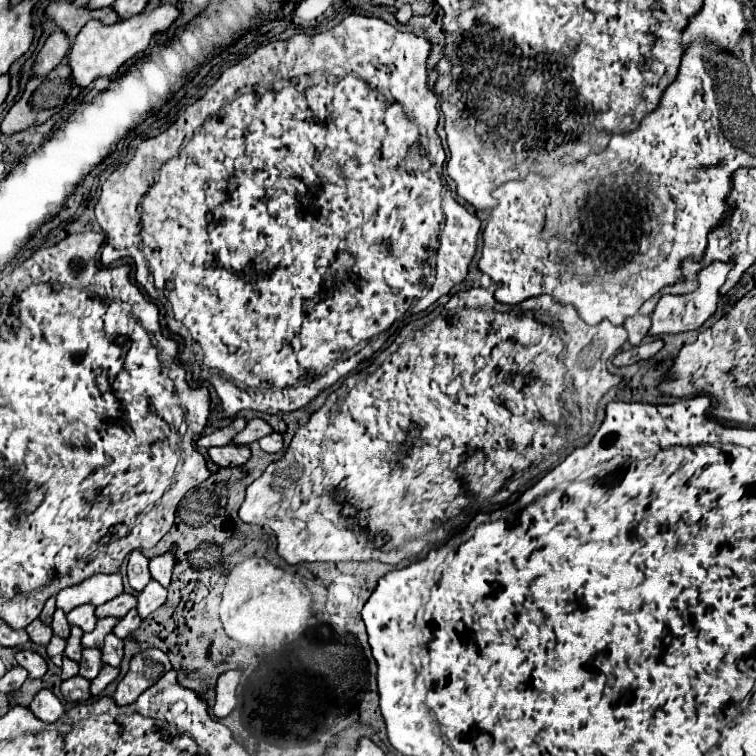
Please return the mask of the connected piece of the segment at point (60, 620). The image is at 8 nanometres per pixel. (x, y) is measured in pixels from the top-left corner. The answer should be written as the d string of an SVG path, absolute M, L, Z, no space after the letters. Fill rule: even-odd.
M60 608L54 612L54 620L52 620L52 630L56 636L66 638L70 632L70 624L66 620L66 612L60 612Z

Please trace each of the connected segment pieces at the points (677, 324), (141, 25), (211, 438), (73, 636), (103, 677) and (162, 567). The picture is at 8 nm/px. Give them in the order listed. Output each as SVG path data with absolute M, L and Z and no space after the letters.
M728 260L728 262L716 262L716 264L710 264L706 268L702 268L702 272L698 272L698 288L690 294L664 294L660 298L660 302L656 304L654 308L654 314L652 314L652 328L650 328L650 334L652 336L662 336L662 334L678 334L678 332L688 332L688 330L694 330L694 328L700 328L718 308L718 302L720 302L720 288L724 286L724 280L728 276L728 272L732 270L734 266L734 260Z
M162 4L152 12L136 14L130 20L118 20L112 26L102 26L98 20L90 20L80 30L80 34L70 42L70 50L64 58L64 62L70 66L72 80L78 84L78 88L88 88L94 78L116 74L124 62L128 62L136 54L142 54L148 48L150 36L168 30L168 26L176 18L178 18L178 8L172 4Z
M230 424L230 426L226 426L226 428L220 428L220 430L208 434L208 436L200 436L200 438L198 438L198 446L202 446L202 448L224 446L224 444L230 444L234 436L236 436L236 430L234 430L234 426Z
M72 626L72 632L70 632L70 636L68 636L68 646L66 646L66 650L64 650L64 654L68 656L68 658L72 658L72 660L80 660L80 656L82 656L82 634L84 632L80 632L80 628L76 628L76 626Z
M104 664L102 666L102 670L100 670L100 674L92 680L92 696L98 696L110 682L114 682L116 678L120 676L120 668L112 668L112 666L108 666L108 664Z
M168 550L156 558L150 560L150 574L154 580L158 580L162 586L168 586L172 580L172 570L176 564L176 556L174 550Z

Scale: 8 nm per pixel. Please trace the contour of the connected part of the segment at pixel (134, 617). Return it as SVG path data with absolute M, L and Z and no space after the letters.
M132 608L132 610L130 610L130 612L116 624L114 634L116 634L118 638L126 638L130 632L134 632L134 630L140 626L140 622L142 622L142 618L138 616L136 608Z

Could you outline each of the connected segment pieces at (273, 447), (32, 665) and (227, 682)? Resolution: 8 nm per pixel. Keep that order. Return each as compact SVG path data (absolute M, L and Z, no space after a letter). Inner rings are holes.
M272 432L272 434L264 436L264 438L260 438L258 444L260 444L260 448L262 448L264 452L270 452L270 454L272 454L272 452L280 452L280 450L282 450L284 440L282 440L282 434L280 434L280 432Z
M18 650L16 652L16 660L22 668L28 670L30 678L42 678L46 674L46 660L38 654L38 652L30 652L30 650Z
M228 670L218 678L216 684L216 704L214 704L214 716L224 718L228 716L236 706L238 706L238 698L236 698L236 686L242 678L242 670Z

